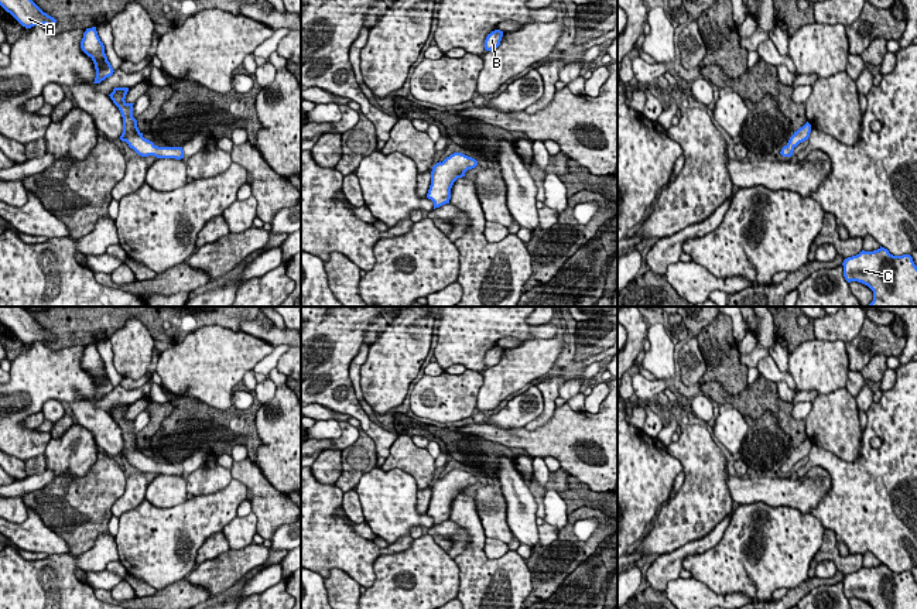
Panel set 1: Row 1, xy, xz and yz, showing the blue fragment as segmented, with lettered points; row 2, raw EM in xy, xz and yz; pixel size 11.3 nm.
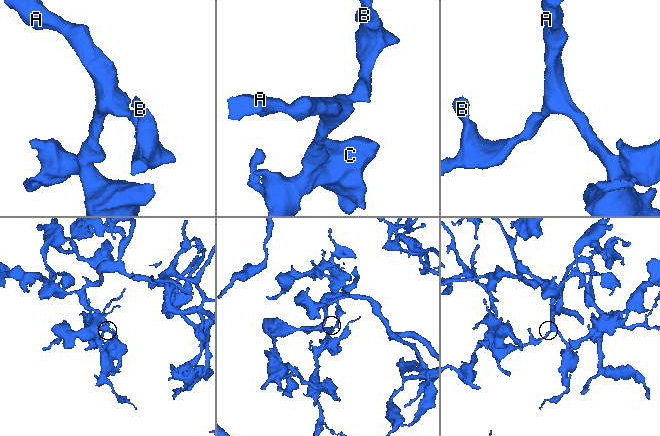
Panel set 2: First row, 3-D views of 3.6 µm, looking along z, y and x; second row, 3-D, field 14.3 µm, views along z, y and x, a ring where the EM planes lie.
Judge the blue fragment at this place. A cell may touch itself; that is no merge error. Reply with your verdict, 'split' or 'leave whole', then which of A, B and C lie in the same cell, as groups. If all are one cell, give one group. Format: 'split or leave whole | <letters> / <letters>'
leave whole | A B C

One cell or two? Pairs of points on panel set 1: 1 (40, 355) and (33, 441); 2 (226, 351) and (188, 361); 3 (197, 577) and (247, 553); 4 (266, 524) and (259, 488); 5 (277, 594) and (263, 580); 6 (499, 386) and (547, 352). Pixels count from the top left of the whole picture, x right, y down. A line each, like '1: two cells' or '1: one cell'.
1: one cell
2: one cell
3: one cell
4: one cell
5: two cells
6: one cell

